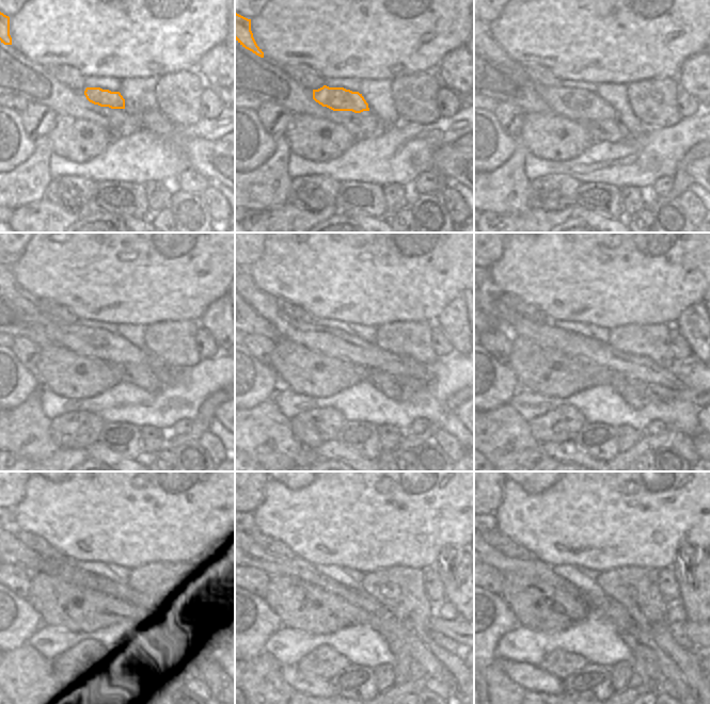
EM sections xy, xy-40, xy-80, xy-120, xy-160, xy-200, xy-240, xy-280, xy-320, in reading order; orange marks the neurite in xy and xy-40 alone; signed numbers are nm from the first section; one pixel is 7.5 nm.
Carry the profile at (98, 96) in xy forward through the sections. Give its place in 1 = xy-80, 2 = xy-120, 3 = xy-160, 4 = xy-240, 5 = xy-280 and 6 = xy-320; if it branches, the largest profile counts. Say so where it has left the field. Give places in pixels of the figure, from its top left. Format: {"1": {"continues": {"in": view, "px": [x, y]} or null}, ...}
{"1": {"continues": {"in": "xy-80", "px": [580, 106]}}, "2": {"continues": {"in": "xy-120", "px": [98, 344]}}, "3": {"continues": {"in": "xy-160", "px": [332, 342]}}, "4": {"continues": {"in": "xy-240", "px": [172, 614]}}, "5": {"continues": {"in": "xy-280", "px": [452, 627]}}, "6": {"continues": {"in": "xy-320", "px": [691, 629]}}}

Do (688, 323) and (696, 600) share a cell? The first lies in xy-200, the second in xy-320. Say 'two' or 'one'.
one

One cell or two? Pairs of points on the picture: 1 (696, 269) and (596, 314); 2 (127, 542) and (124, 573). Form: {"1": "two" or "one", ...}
{"1": "one", "2": "two"}

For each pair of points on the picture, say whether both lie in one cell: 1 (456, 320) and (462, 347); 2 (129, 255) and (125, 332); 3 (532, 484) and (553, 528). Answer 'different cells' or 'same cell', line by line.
1: same cell
2: different cells
3: different cells

